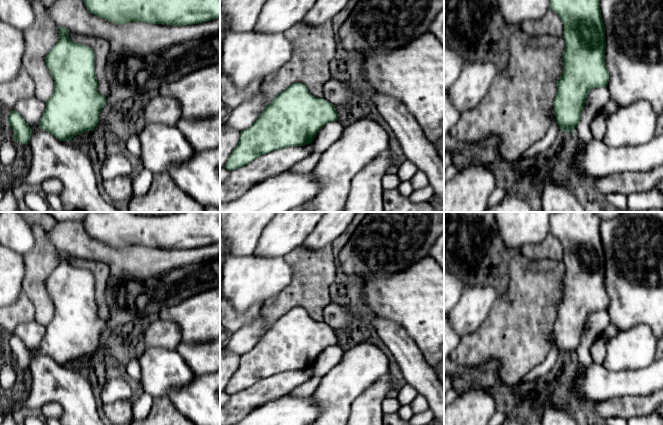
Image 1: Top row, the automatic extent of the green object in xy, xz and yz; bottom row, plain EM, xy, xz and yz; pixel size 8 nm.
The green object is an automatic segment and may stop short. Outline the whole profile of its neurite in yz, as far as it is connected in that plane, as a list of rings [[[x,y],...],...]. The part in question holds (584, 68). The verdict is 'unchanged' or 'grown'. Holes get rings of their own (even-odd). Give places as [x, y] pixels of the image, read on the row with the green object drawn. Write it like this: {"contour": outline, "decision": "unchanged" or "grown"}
{"contour": [[[550,0],[550,8],[558,14],[564,25],[565,48],[562,54],[563,71],[557,80],[553,101],[556,121],[561,131],[573,132],[581,119],[581,112],[590,91],[607,87],[609,71],[605,62],[605,27],[600,0]]], "decision": "unchanged"}

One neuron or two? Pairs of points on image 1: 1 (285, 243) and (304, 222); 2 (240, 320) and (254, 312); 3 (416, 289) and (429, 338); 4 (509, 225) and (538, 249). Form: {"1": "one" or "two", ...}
{"1": "one", "2": "one", "3": "one", "4": "two"}

